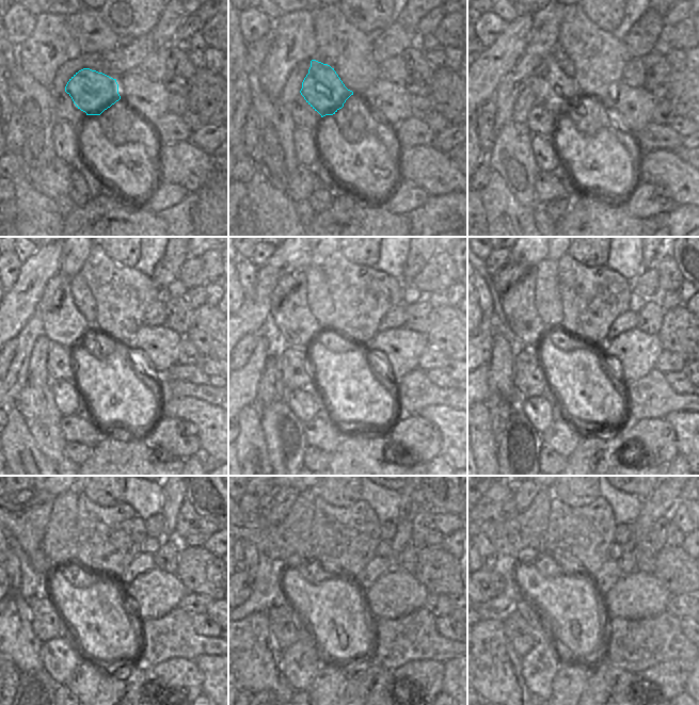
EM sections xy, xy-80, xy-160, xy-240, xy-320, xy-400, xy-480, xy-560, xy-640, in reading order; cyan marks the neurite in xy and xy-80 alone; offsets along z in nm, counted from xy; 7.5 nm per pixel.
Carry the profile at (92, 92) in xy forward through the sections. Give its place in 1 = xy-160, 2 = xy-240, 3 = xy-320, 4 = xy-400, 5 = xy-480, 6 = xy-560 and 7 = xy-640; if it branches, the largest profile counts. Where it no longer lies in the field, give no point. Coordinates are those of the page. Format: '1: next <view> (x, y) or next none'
1: next xy-160 (552, 87)
2: next xy-240 (63, 324)
3: next xy-320 (292, 323)
4: next xy-400 (515, 284)
5: next xy-480 (35, 514)
6: next xy-560 (283, 499)
7: next xy-640 (523, 497)

